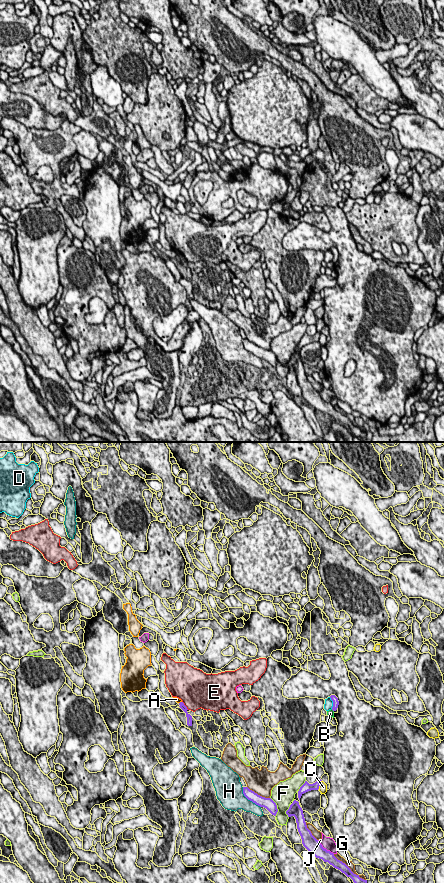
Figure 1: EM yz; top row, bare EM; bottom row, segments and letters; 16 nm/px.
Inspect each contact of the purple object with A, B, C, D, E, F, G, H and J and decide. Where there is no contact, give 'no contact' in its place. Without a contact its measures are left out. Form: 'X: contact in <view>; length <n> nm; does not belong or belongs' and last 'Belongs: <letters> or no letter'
A: contact in yz; length 60 nm; does not belong
B: no contact; does not belong
C: contact in yz; length 150 nm; does not belong
D: contact in yz; length 200 nm; does not belong
E: contact in yz; length 180 nm; does not belong
F: contact in yz; length 340 nm; does not belong
G: contact in yz; length 700 nm; does not belong
H: contact in yz; length 440 nm; does not belong
J: contact in yz; length 360 nm; does not belong
Belongs: no letter

